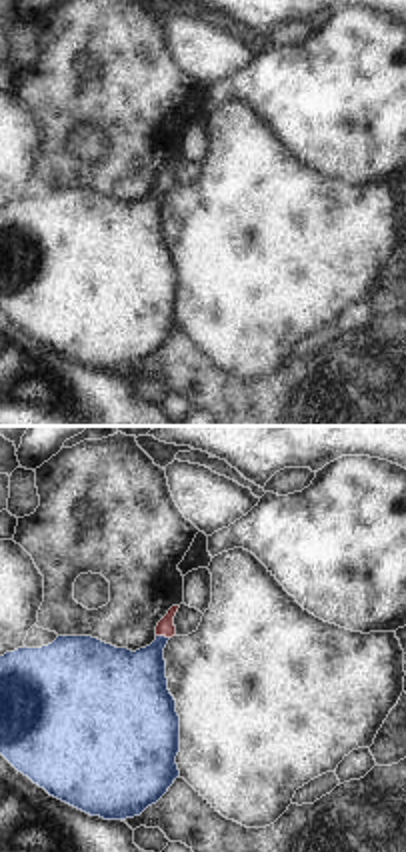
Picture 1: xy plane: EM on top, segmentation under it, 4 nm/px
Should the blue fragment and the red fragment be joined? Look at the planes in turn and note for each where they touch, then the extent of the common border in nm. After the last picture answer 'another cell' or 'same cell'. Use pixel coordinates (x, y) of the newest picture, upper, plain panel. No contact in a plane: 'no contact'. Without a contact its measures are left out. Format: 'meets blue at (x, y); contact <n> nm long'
meets blue at (162, 188); contact 60 nm long

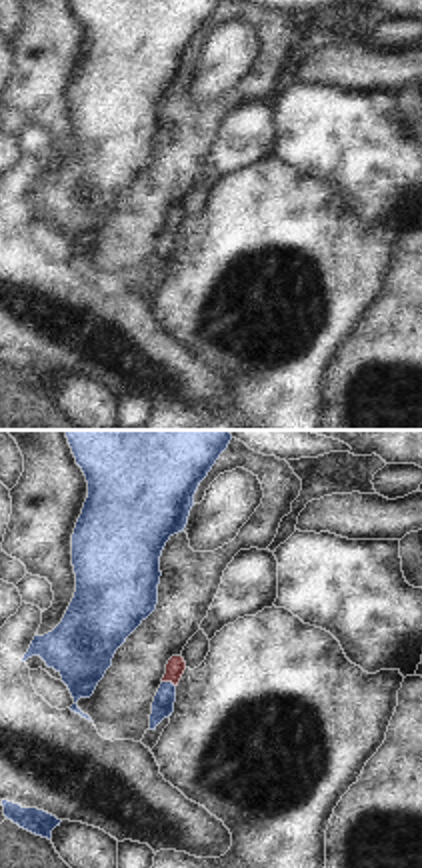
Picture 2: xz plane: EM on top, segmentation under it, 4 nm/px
meets blue at (168, 234); contact 60 nm long

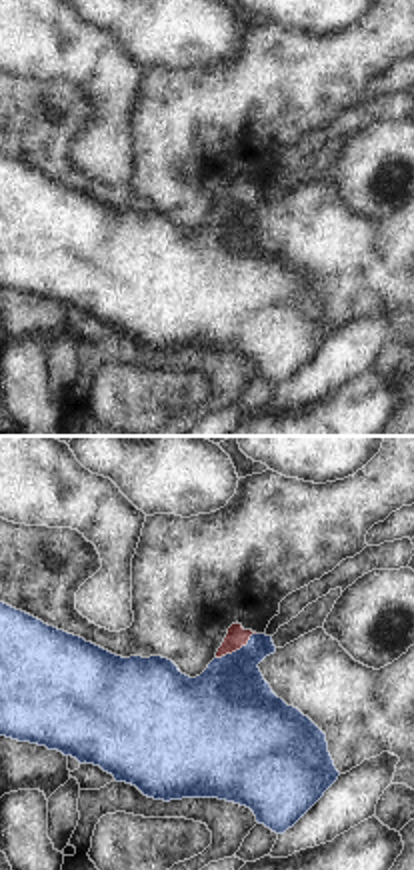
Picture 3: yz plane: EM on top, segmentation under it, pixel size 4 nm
meets blue at (236, 202); contact 190 nm long

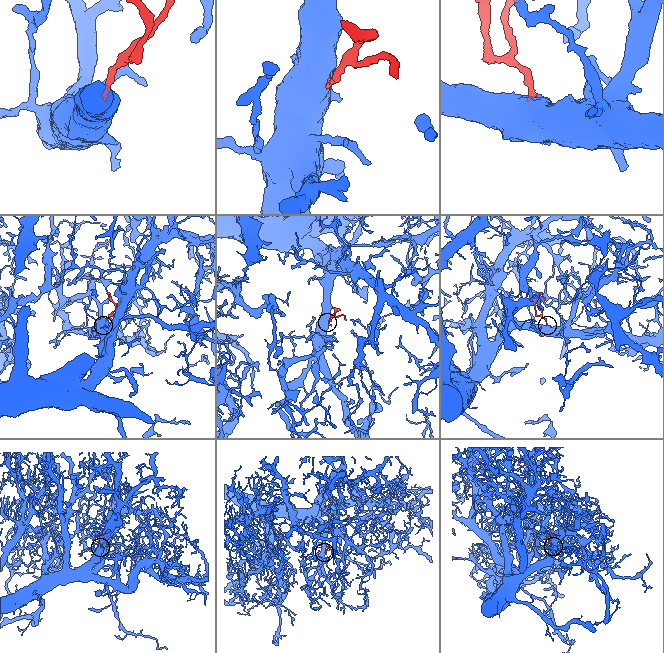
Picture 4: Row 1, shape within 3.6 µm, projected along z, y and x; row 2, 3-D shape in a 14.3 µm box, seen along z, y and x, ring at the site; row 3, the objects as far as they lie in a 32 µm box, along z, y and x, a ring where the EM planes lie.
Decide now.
same cell

